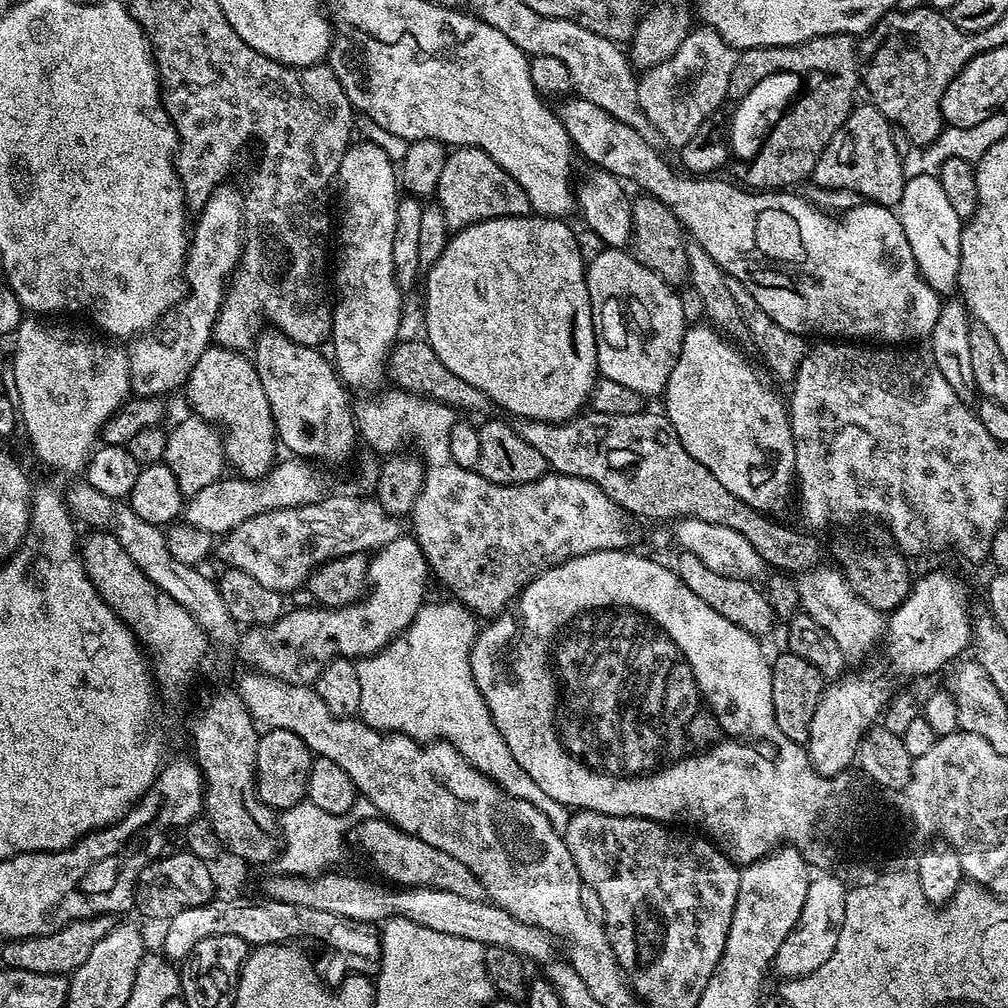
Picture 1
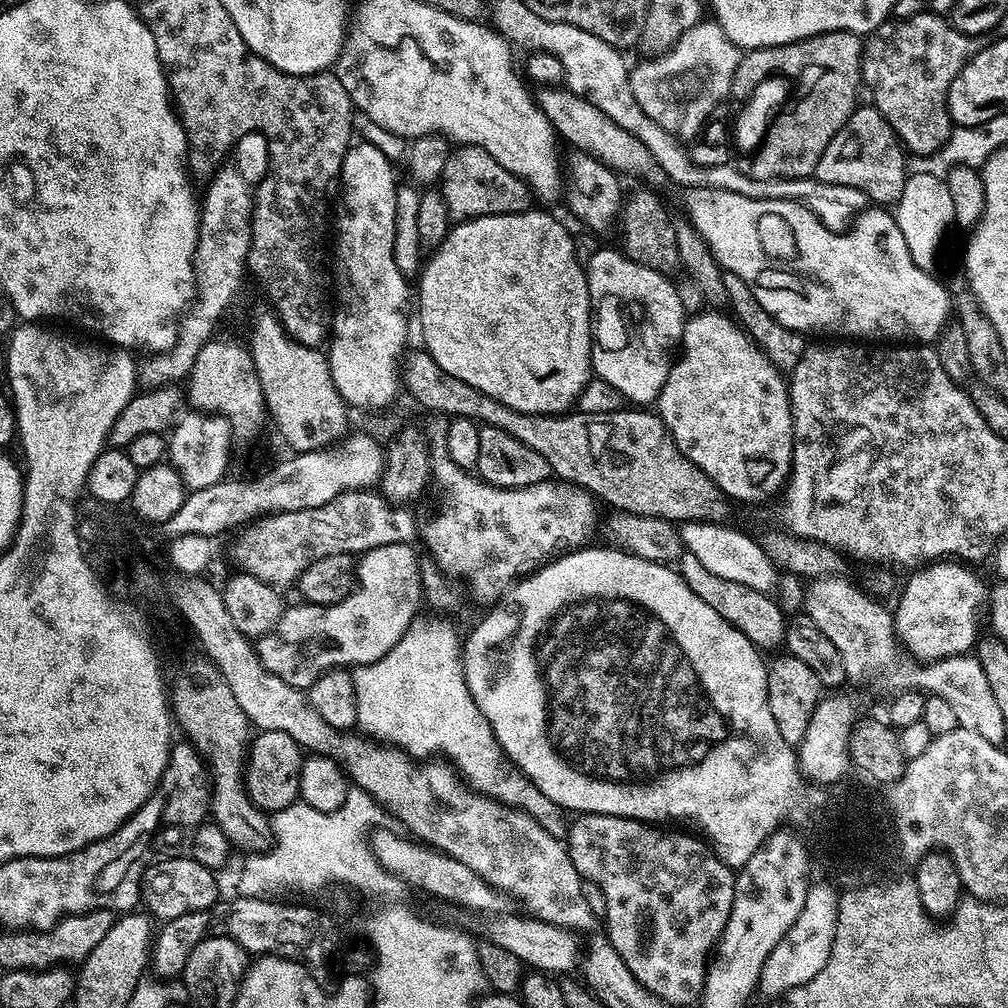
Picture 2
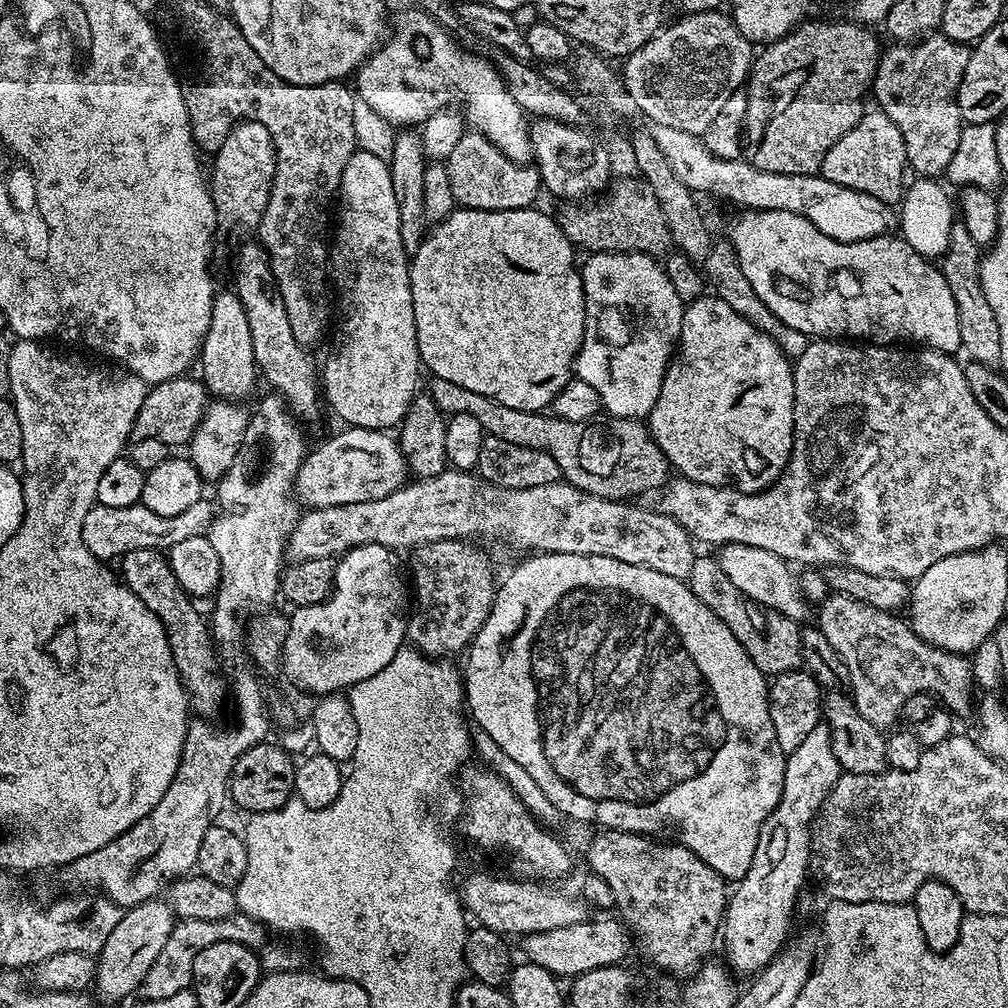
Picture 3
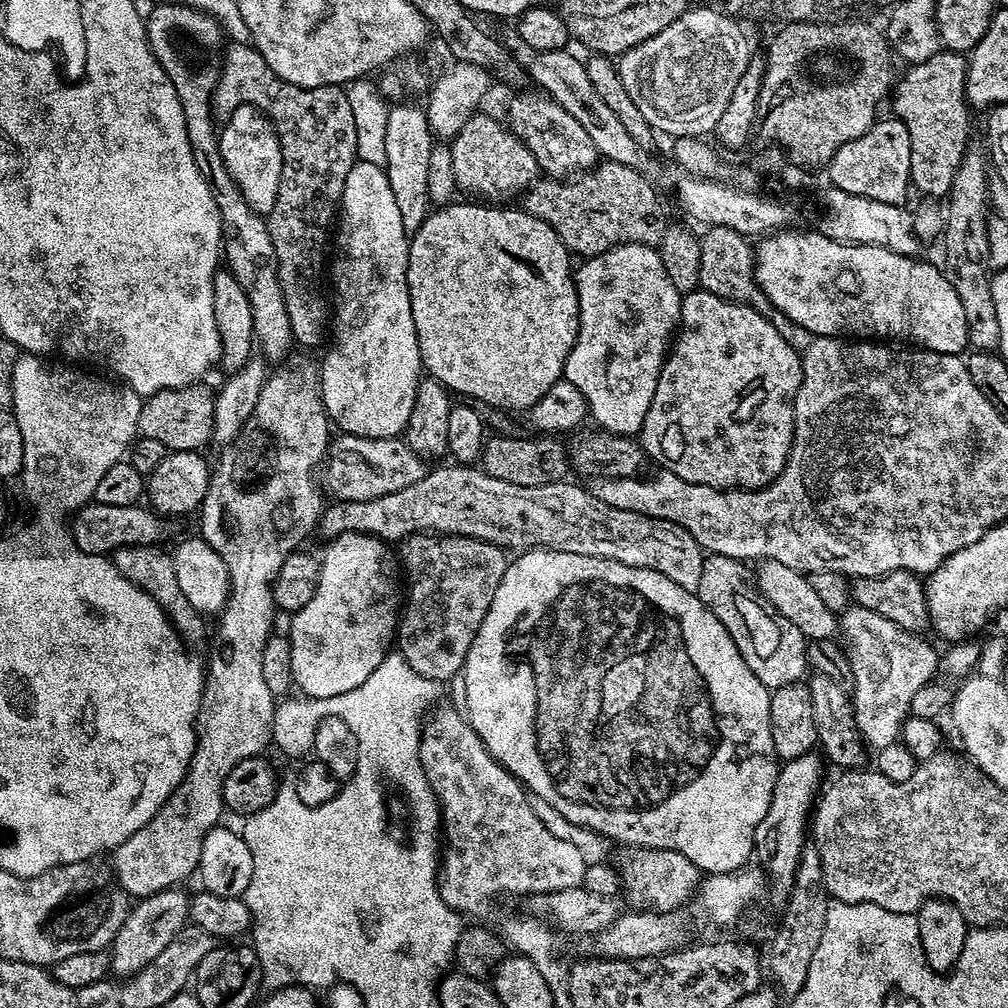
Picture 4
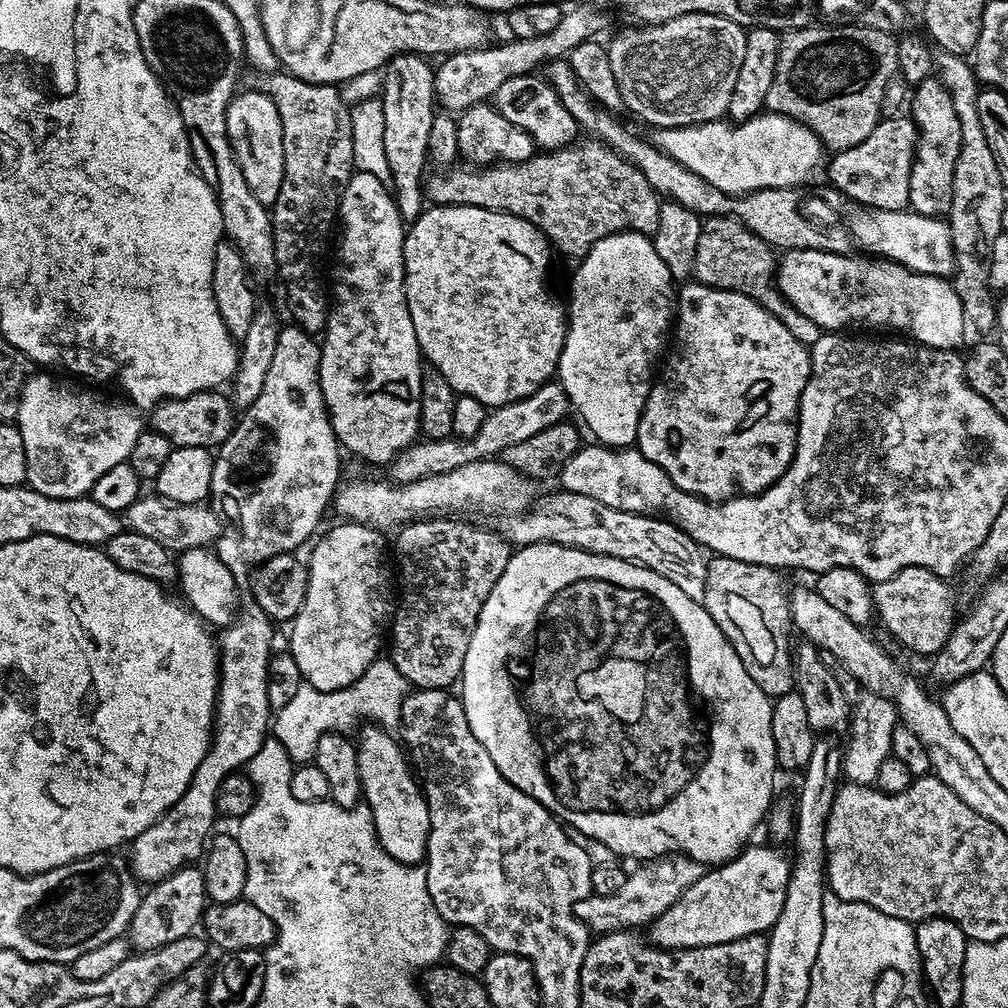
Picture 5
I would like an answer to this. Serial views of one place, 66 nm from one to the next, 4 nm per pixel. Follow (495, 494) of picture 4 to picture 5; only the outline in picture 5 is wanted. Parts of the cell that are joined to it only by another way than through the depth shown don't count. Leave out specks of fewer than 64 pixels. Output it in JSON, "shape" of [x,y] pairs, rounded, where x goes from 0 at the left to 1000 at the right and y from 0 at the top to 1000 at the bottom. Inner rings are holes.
{"shape":[[[551,487],[545,492],[537,491],[527,504],[499,513],[498,531],[505,540],[572,544],[594,552],[623,556],[644,567],[657,569],[659,575],[669,577],[673,585],[678,585],[681,593],[697,596],[702,556],[695,541],[686,536],[671,519],[647,510],[609,506],[597,502],[597,498],[589,494],[581,494],[581,490]]]}

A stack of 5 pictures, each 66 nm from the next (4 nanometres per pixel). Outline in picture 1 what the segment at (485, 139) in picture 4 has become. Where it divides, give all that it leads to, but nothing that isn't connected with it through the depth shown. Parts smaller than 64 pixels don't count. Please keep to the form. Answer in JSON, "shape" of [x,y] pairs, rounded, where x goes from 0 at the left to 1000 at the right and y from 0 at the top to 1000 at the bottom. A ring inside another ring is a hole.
{"shape":[[[453,146],[444,151],[442,165],[438,165],[438,174],[435,176],[431,198],[437,203],[444,225],[448,228],[463,226],[465,222],[473,222],[479,218],[499,214],[523,214],[528,210],[526,196],[522,196],[522,188],[518,188],[518,185],[510,181],[505,171],[498,169],[498,165],[494,165],[494,161],[490,161],[490,157],[486,157],[486,153],[482,153],[477,147]]]}

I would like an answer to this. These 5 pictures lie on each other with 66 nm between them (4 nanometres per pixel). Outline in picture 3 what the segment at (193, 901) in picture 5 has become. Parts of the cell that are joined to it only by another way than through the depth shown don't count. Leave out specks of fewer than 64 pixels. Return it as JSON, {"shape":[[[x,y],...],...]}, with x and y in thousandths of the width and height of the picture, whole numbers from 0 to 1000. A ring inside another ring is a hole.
{"shape":[[[159,891],[126,902],[120,908],[117,919],[113,919],[109,931],[105,931],[105,938],[101,938],[95,948],[93,984],[103,992],[123,992],[130,984],[134,985],[149,958],[153,958],[153,950],[157,950],[161,938],[165,938],[165,931],[169,931],[169,923],[175,915],[176,910],[171,908],[170,899]]]}

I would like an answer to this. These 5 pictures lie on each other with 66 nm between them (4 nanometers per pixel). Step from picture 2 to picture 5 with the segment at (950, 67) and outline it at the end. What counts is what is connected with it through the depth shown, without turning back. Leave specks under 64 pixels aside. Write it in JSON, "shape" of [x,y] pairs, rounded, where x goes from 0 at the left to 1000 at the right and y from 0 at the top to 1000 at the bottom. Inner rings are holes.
{"shape":[[[920,77],[908,84],[905,95],[903,117],[909,123],[909,155],[903,169],[903,192],[901,200],[904,209],[916,214],[936,215],[942,208],[946,188],[946,161],[954,145],[954,125],[946,101],[931,77]]]}

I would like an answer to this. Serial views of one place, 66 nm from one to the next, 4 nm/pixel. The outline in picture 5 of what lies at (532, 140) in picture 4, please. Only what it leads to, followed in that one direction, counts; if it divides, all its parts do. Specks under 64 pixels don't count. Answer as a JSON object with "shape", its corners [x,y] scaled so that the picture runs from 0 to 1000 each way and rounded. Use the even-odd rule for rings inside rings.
{"shape":[[[535,74],[507,75],[494,85],[490,96],[490,105],[502,117],[502,121],[510,121],[532,142],[533,148],[551,149],[563,147],[572,138],[573,124],[565,109],[556,100],[556,94],[551,91],[543,78]]]}

